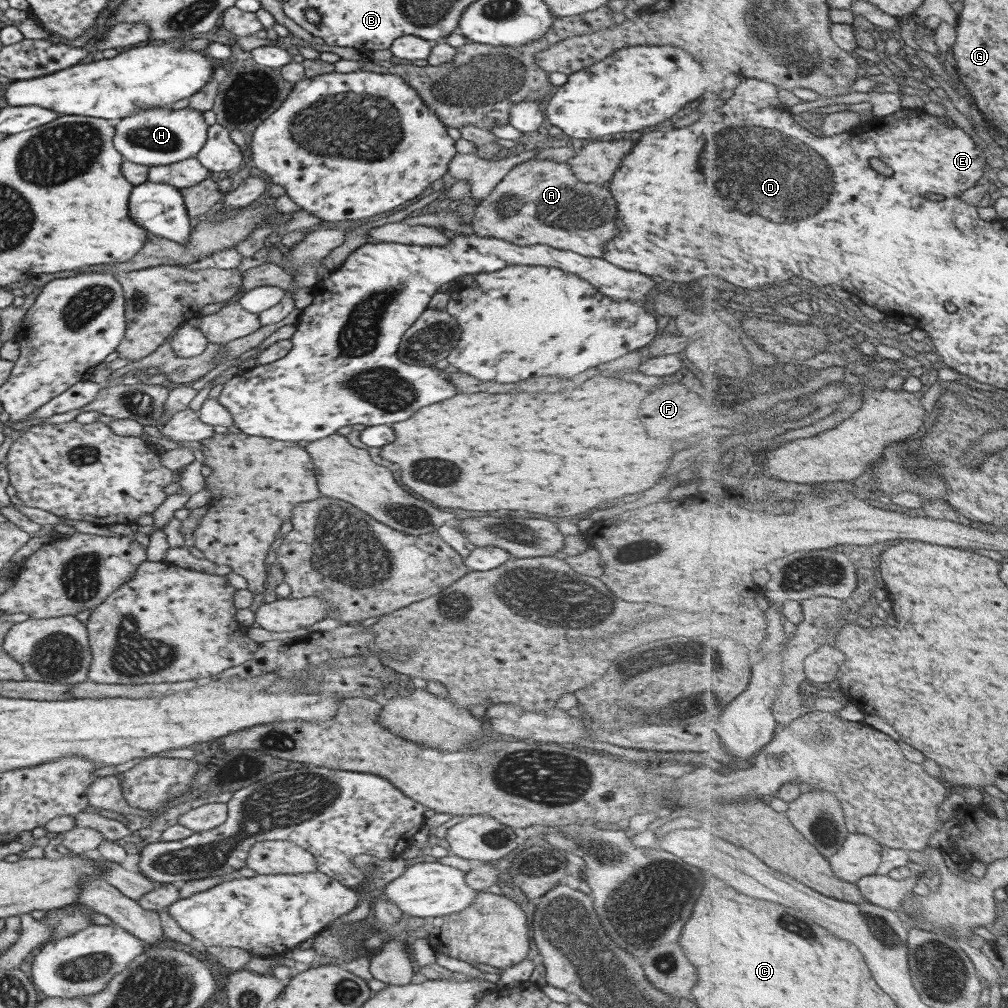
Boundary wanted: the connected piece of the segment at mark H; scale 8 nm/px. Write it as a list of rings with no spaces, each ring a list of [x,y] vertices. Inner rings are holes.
[[[165,107],[137,110],[113,122],[113,126],[115,135],[111,149],[116,151],[123,160],[147,168],[174,164],[196,157],[198,150],[206,142],[208,128],[201,112],[187,107],[178,110]]]

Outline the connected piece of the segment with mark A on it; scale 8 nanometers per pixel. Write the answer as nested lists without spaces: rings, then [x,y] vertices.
[[[531,159],[513,166],[485,199],[476,202],[470,222],[474,234],[481,238],[497,238],[497,222],[501,222],[497,212],[501,216],[523,214],[539,220],[541,224],[571,230],[571,234],[529,234],[525,236],[525,246],[543,244],[581,256],[601,258],[603,244],[617,236],[617,206],[609,190],[595,186],[595,183],[577,180],[566,163]]]

